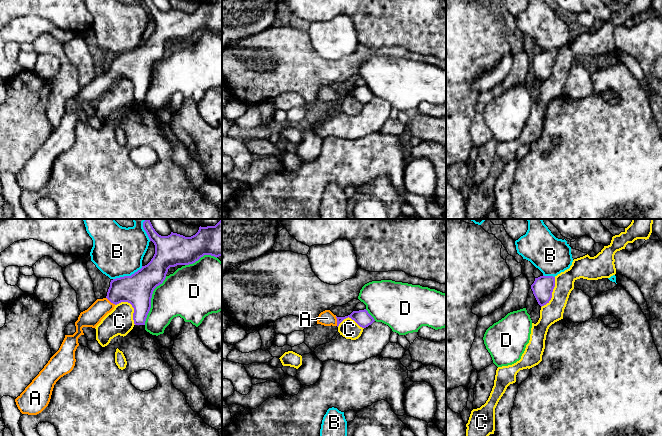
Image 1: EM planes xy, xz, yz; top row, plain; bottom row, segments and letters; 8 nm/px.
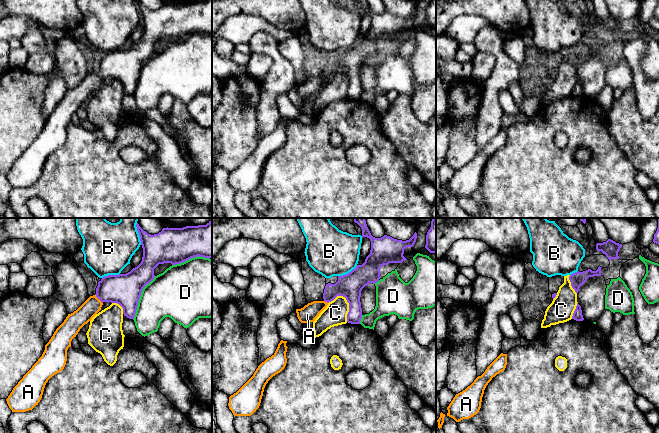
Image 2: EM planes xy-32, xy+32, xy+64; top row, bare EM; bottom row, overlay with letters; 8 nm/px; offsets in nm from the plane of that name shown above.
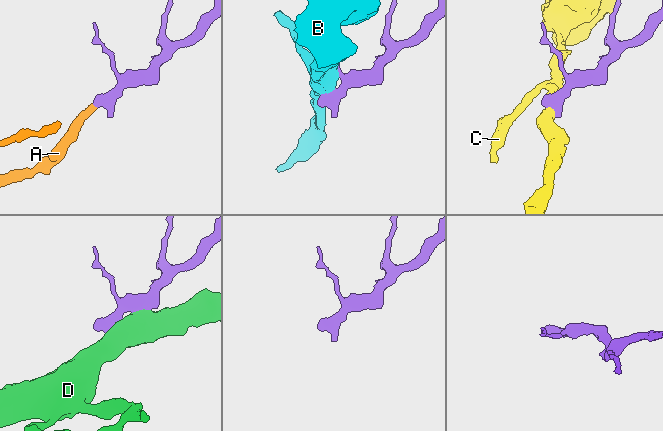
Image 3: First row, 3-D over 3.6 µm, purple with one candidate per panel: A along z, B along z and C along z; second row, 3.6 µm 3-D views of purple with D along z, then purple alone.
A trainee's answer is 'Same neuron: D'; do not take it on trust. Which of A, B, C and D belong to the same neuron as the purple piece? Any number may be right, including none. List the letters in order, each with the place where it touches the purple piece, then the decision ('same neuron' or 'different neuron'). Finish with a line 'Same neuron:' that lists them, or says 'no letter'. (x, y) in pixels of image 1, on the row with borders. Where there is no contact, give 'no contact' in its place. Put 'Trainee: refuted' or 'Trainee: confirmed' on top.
Trainee: refuted
A: xz (337, 321) | same neuron
B: xy (127, 276) | different neuron
C: xy (132, 306) | different neuron
D: xy (150, 300) | different neuron
Same neuron: A

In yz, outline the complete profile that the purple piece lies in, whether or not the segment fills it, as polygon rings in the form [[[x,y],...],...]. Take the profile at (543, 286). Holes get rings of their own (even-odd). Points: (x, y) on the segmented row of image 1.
[[[543,275],[535,278],[534,283],[531,285],[531,289],[541,307],[549,303],[551,300],[554,287],[555,277],[553,276]]]

